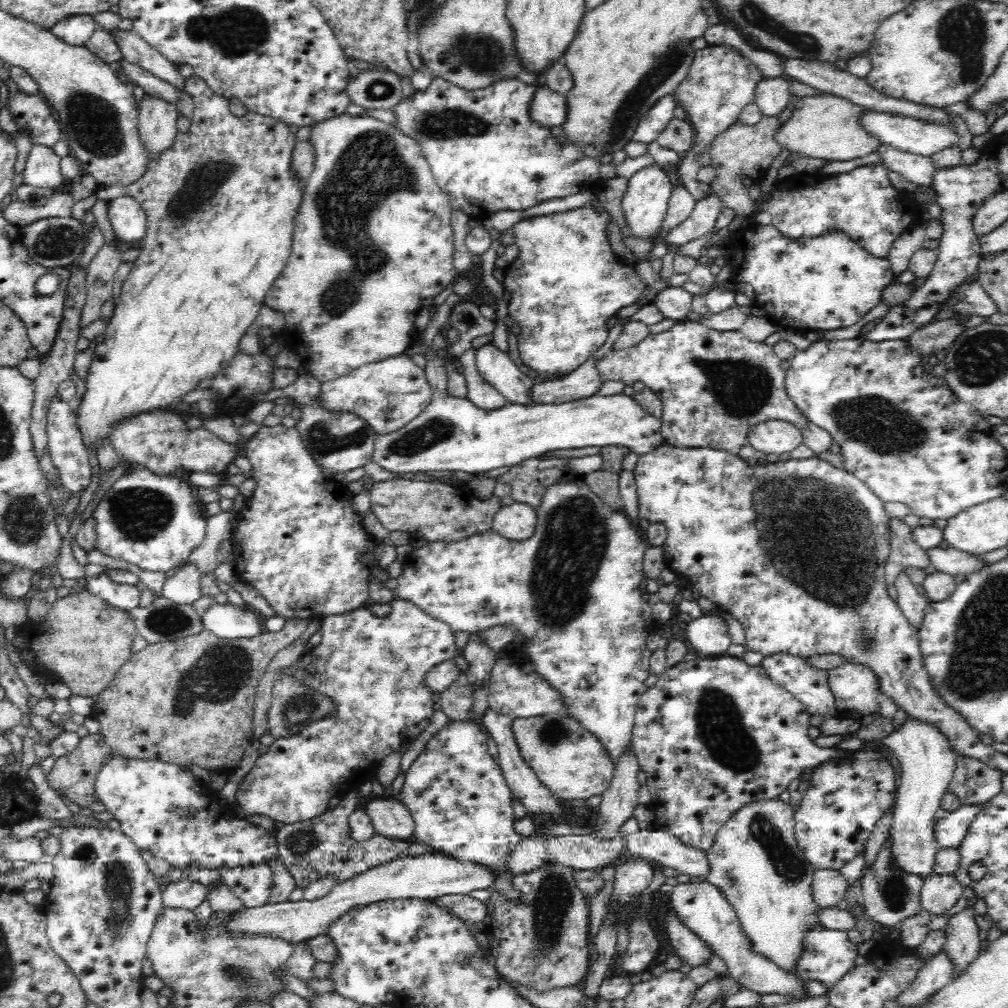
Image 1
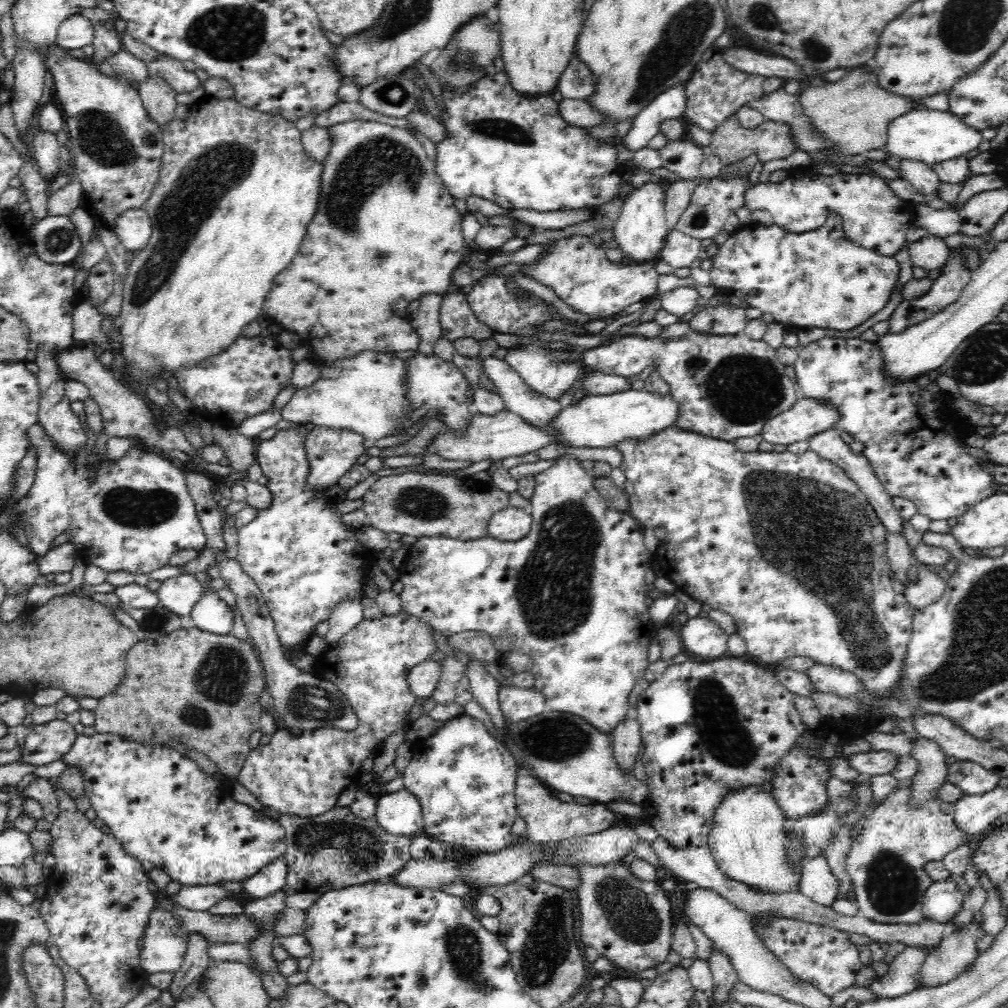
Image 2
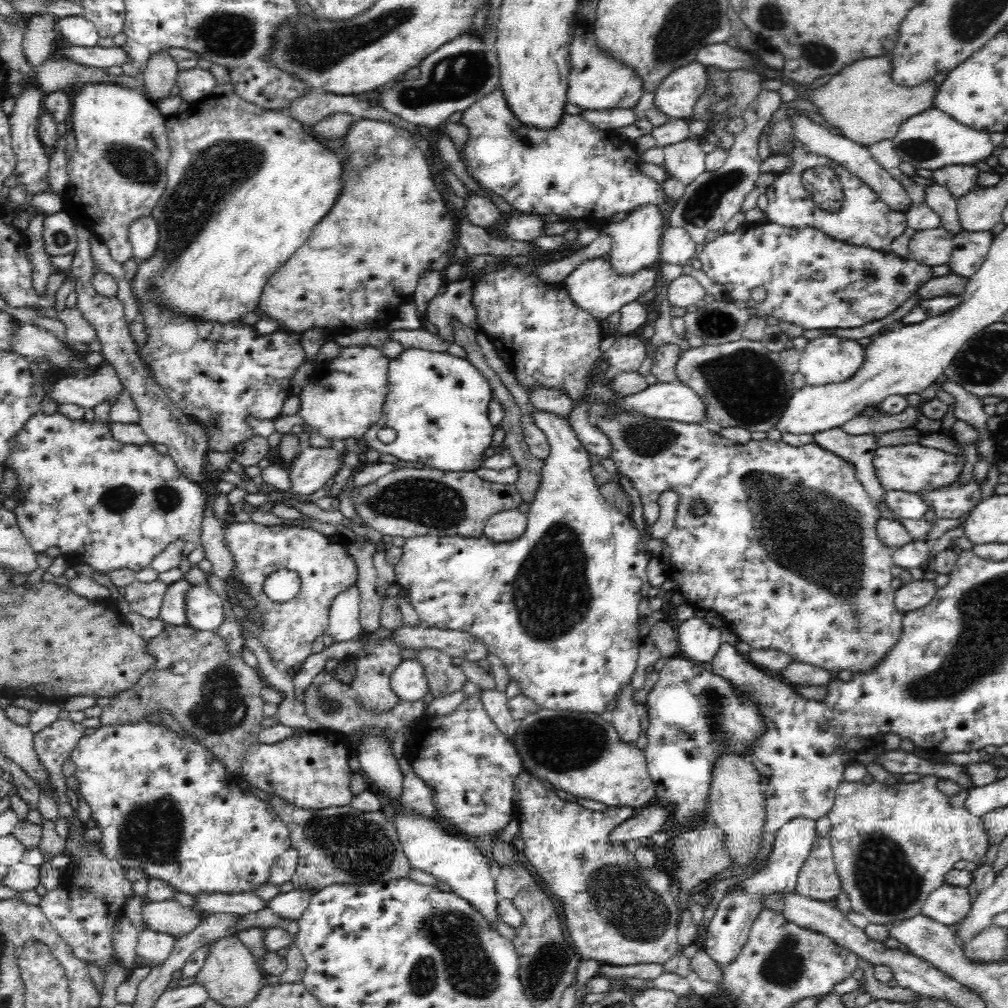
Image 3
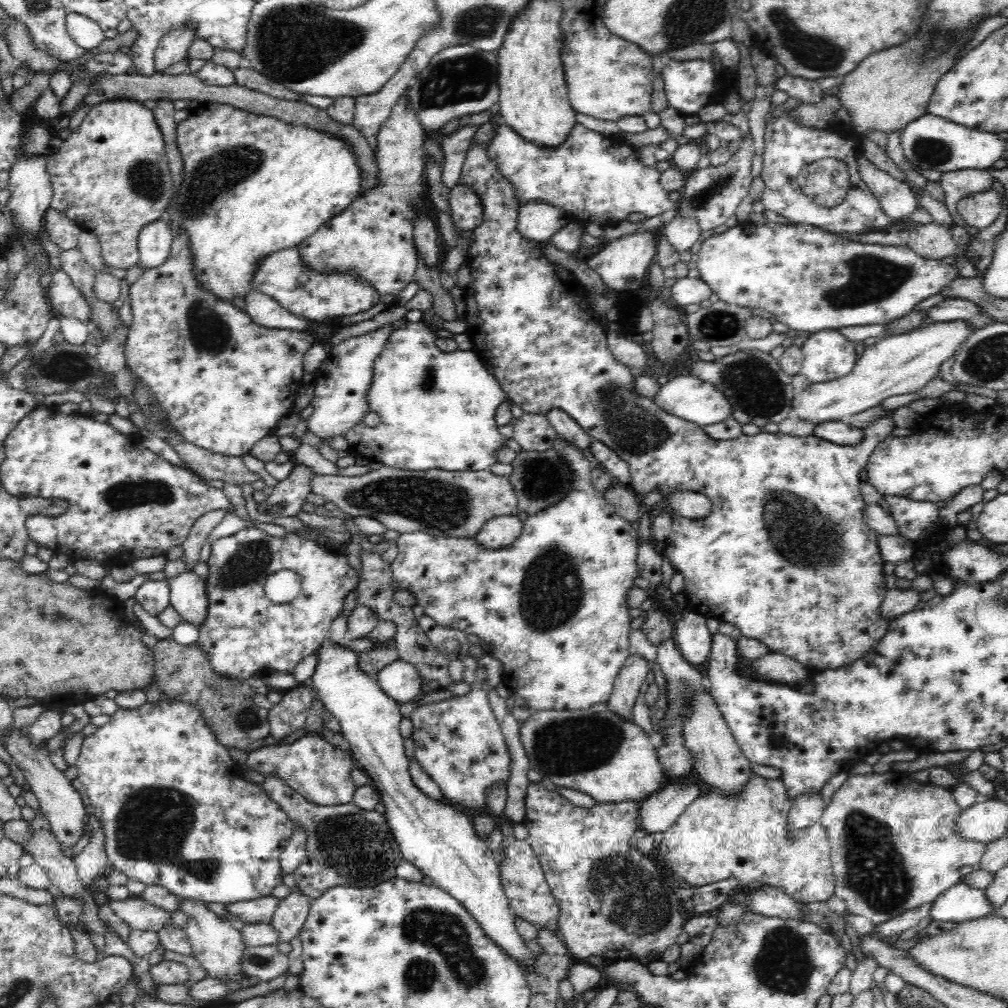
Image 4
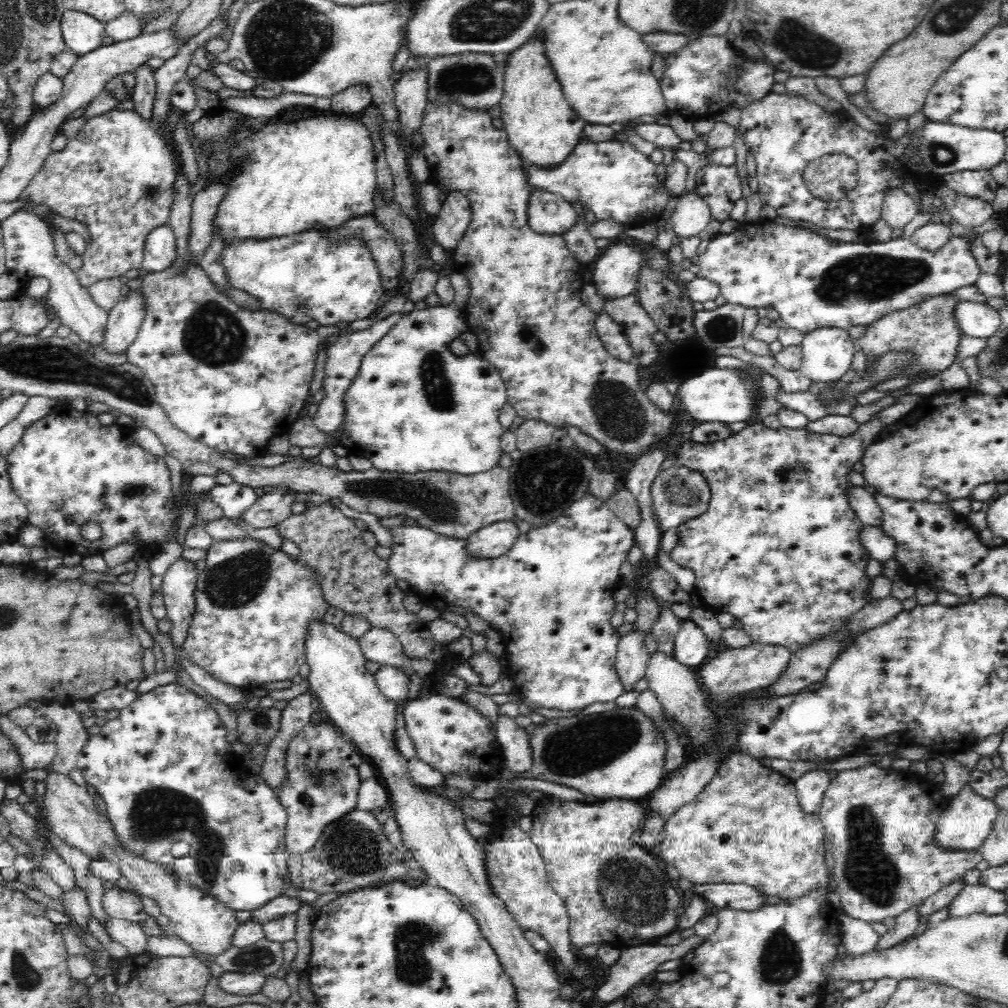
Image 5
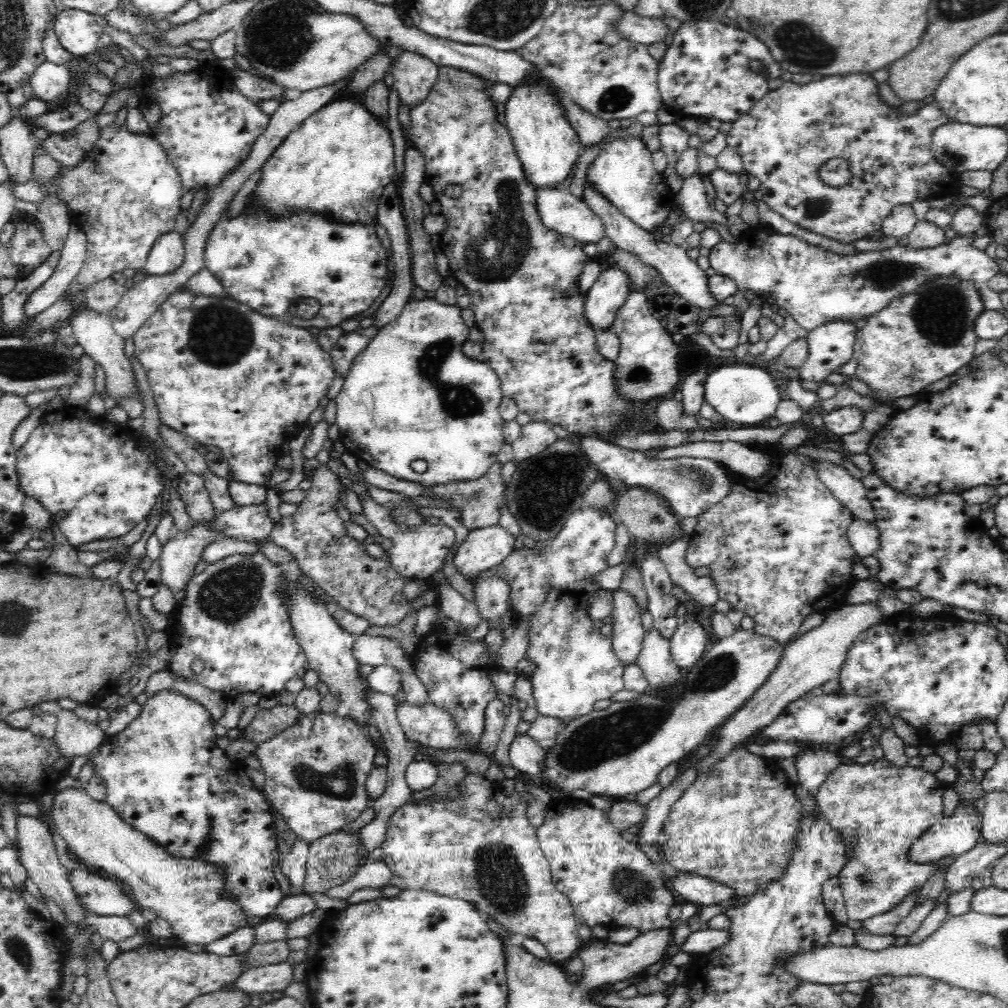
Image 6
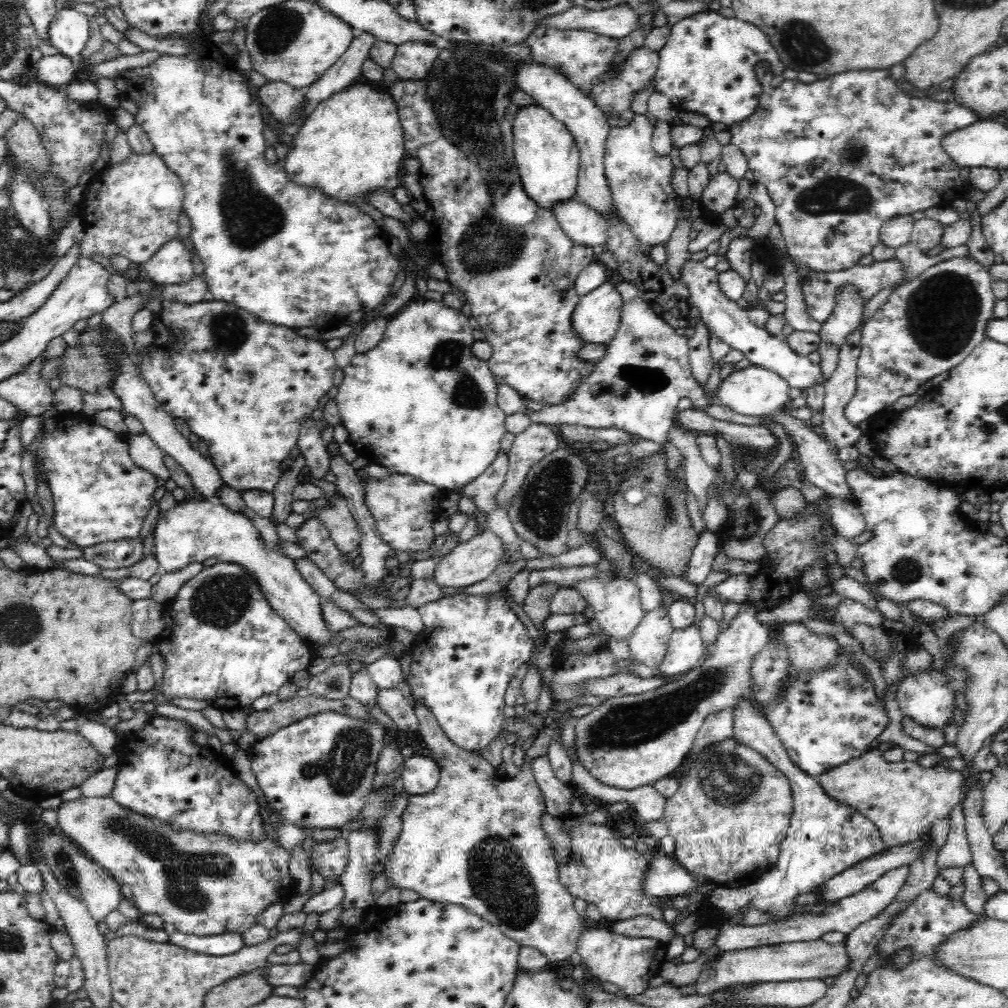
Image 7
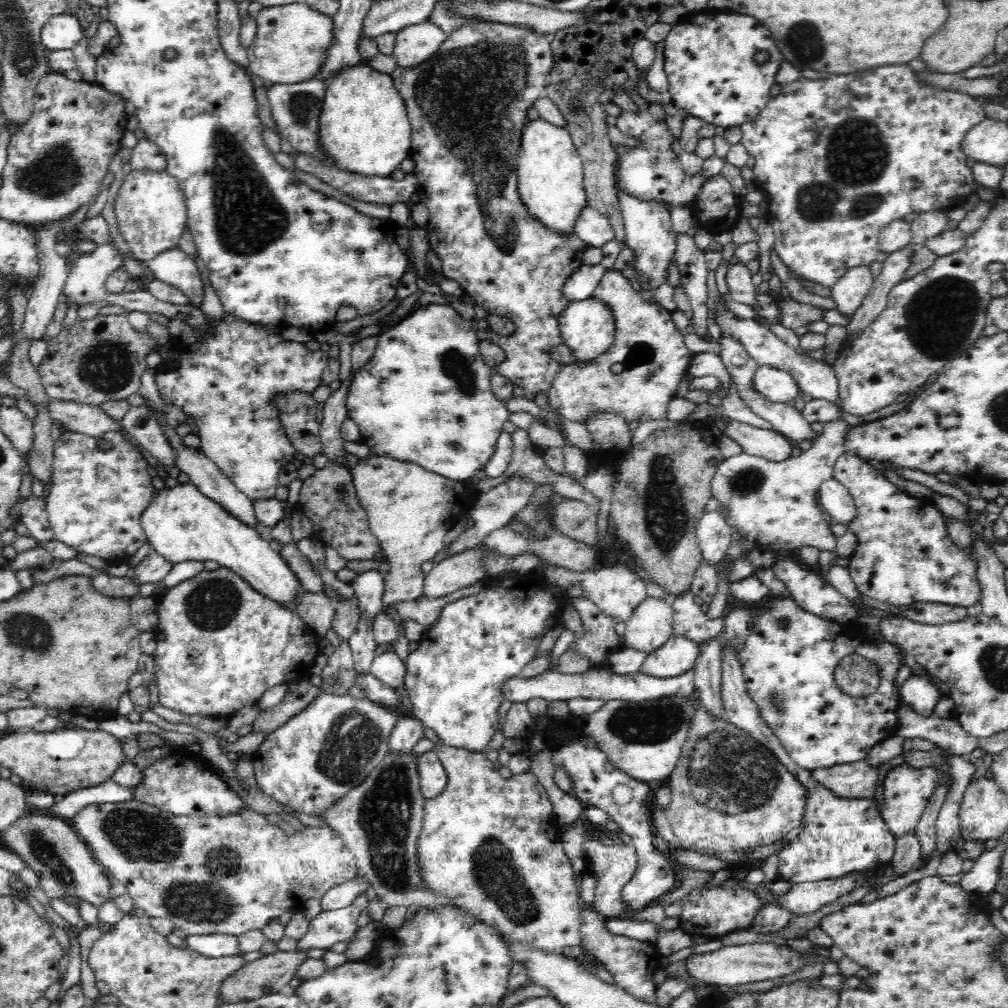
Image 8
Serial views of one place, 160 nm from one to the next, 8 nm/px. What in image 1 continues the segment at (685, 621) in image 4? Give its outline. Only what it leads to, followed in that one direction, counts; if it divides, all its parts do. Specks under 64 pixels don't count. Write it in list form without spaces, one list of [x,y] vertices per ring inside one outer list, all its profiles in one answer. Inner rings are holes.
[[[704,616],[687,623],[686,638],[701,659],[721,657],[731,644],[729,625],[719,616]]]

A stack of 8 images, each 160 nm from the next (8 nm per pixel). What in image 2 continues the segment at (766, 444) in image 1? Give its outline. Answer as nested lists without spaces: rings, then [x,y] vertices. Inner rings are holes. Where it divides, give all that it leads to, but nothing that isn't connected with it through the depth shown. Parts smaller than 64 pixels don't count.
[[[801,399],[791,409],[767,420],[758,438],[773,445],[788,446],[832,428],[838,418],[840,413],[832,405]]]

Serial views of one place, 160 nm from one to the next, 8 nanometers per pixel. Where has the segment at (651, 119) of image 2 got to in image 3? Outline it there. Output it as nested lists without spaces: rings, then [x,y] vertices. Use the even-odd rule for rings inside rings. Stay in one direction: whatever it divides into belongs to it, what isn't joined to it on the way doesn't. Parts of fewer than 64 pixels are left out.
[[[692,62],[684,68],[674,70],[655,92],[654,106],[670,119],[689,121],[693,116],[696,100],[705,92],[707,68]]]

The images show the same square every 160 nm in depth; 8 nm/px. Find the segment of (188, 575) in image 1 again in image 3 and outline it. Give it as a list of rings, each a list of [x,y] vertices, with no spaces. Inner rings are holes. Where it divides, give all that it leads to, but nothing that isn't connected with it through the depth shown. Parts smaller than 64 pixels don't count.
[[[185,576],[166,586],[159,613],[160,619],[166,625],[180,626],[187,624],[186,598],[188,598],[188,590],[191,586],[190,582],[186,581]]]

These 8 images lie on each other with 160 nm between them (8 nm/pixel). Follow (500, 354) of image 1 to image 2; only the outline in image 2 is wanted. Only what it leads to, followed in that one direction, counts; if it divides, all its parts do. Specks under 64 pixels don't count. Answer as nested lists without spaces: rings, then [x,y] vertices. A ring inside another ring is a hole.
[[[494,355],[486,357],[482,362],[482,372],[492,381],[492,387],[502,397],[505,408],[536,428],[548,426],[564,408],[564,404],[556,399],[534,392],[505,359]]]

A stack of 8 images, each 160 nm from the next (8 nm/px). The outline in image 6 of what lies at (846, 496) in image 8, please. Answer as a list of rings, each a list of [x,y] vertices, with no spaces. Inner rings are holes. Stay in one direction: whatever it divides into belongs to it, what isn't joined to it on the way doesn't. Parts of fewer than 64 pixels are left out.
[[[853,517],[853,523],[848,528],[848,539],[860,559],[874,557],[880,550],[880,531],[875,523]]]

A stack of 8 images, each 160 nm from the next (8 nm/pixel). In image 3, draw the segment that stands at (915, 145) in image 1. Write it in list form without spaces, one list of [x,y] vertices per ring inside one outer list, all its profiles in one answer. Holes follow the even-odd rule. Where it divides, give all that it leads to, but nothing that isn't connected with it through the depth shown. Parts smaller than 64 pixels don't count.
[[[930,108],[908,118],[900,126],[892,140],[892,147],[901,162],[908,162],[915,169],[926,168],[935,171],[950,164],[973,165],[978,160],[985,160],[995,146],[992,145],[988,134],[958,123],[938,108]]]

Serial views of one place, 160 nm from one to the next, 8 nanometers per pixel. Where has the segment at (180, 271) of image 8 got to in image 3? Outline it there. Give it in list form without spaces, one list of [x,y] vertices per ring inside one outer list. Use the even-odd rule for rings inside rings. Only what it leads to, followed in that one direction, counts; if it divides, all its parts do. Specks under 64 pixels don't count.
[[[152,215],[138,216],[128,226],[128,243],[136,261],[146,260],[154,254],[158,244],[158,223]]]

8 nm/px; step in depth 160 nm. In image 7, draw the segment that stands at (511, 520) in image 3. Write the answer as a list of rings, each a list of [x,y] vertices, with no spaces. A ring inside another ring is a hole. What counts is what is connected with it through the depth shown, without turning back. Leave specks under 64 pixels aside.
[[[486,529],[483,532],[478,532],[468,542],[456,545],[456,547],[446,555],[446,557],[438,563],[438,567],[434,572],[436,575],[436,583],[439,586],[454,586],[460,588],[472,586],[482,580],[485,580],[502,564],[506,549],[504,542],[496,534]]]

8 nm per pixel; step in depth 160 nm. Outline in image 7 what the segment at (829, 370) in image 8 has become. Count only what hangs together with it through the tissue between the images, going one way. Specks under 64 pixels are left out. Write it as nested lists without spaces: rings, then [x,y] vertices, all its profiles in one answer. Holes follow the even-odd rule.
[[[686,260],[680,266],[680,282],[690,293],[690,300],[700,311],[701,320],[713,332],[714,339],[722,340],[734,350],[740,350],[745,354],[745,363],[766,368],[780,375],[790,388],[801,388],[803,391],[814,384],[825,382],[820,371],[820,365],[816,365],[808,357],[796,354],[785,339],[771,336],[765,329],[757,328],[748,319],[748,313],[739,307],[735,301],[724,296],[718,286],[718,272],[712,268],[706,268],[702,261]]]

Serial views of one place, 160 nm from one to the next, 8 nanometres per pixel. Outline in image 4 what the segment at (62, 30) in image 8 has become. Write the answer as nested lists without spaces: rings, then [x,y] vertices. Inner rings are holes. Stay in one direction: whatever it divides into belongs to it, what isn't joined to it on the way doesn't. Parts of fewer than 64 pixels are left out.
[[[72,11],[67,12],[65,16],[65,26],[72,40],[86,52],[97,48],[105,39],[102,29],[95,20]]]

